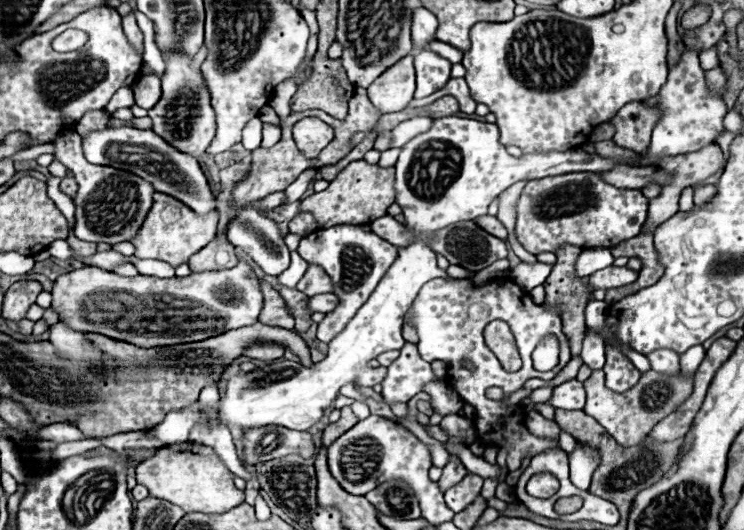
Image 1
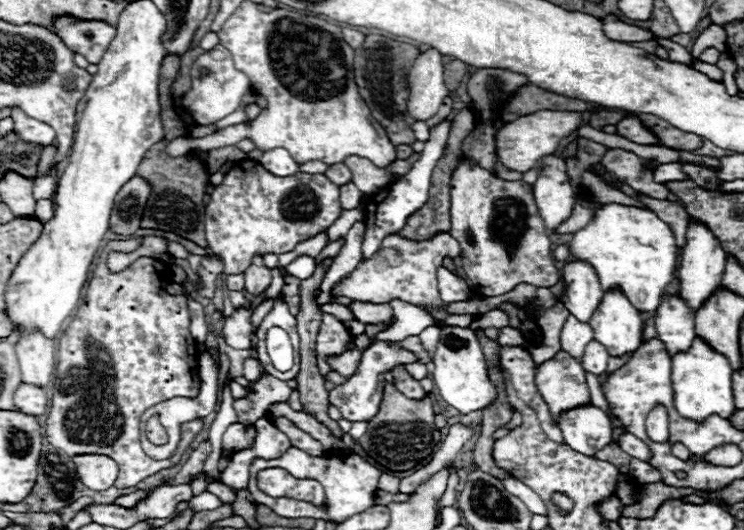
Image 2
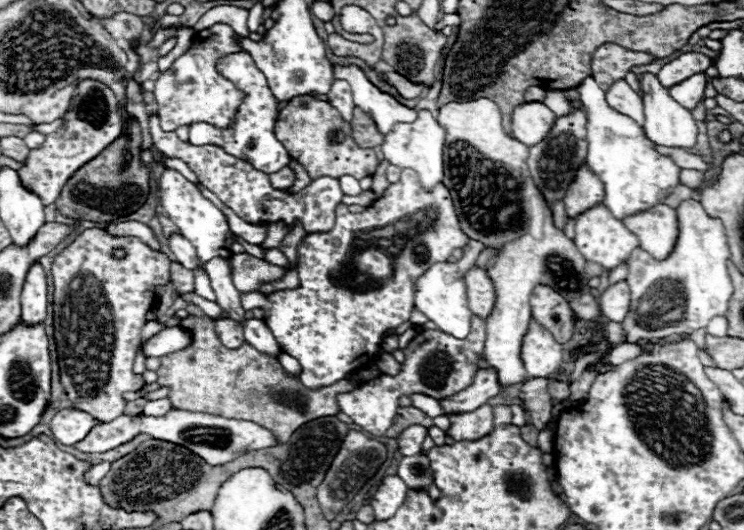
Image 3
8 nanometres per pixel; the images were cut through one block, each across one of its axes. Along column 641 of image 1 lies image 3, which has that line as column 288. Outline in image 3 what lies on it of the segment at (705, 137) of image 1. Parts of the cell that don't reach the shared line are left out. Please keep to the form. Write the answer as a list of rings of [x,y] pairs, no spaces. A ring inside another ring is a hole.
[[[238,52],[238,54],[230,54],[226,58],[222,58],[222,64],[218,64],[218,72],[224,78],[230,78],[244,94],[246,98],[242,100],[242,106],[238,108],[236,114],[236,122],[232,126],[228,126],[226,130],[218,130],[210,124],[198,122],[194,126],[190,126],[190,142],[192,144],[212,144],[212,146],[220,146],[224,148],[228,154],[234,154],[236,158],[244,158],[250,160],[250,164],[266,174],[278,172],[284,166],[288,166],[290,156],[286,152],[286,148],[276,140],[274,136],[274,122],[278,116],[278,102],[274,100],[268,82],[264,78],[262,72],[258,72],[256,64],[252,62],[252,56],[248,52]]]

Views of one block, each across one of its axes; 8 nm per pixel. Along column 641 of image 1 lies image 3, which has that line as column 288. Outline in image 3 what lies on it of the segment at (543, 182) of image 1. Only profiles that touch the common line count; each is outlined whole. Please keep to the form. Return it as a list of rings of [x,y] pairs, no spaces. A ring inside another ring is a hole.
[[[158,116],[150,118],[150,134],[152,134],[152,142],[162,154],[184,160],[190,166],[190,170],[198,176],[200,184],[206,186],[212,194],[216,194],[242,220],[250,224],[282,222],[286,228],[292,228],[296,222],[300,222],[306,234],[322,234],[334,228],[336,206],[342,202],[342,196],[344,196],[336,178],[330,178],[330,176],[316,178],[298,194],[290,194],[286,190],[272,188],[266,172],[256,170],[250,162],[240,160],[218,146],[194,146],[190,142],[182,142],[176,136],[176,132],[164,132],[160,128]]]

